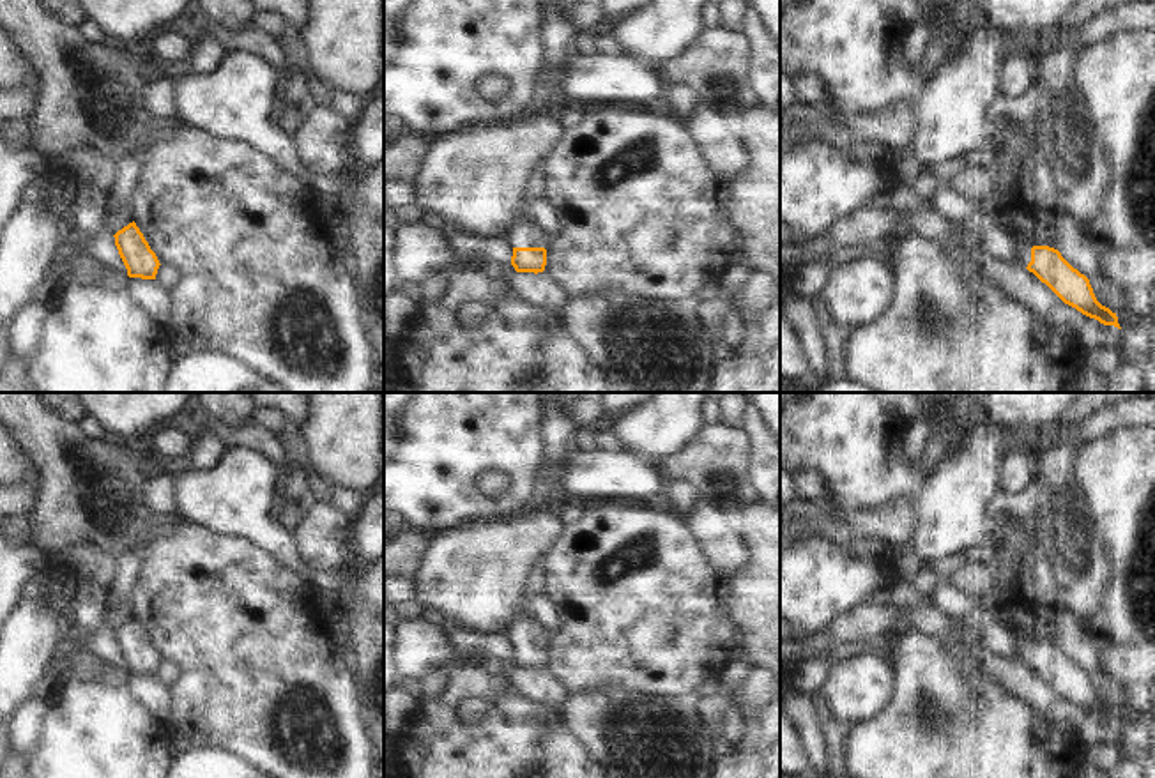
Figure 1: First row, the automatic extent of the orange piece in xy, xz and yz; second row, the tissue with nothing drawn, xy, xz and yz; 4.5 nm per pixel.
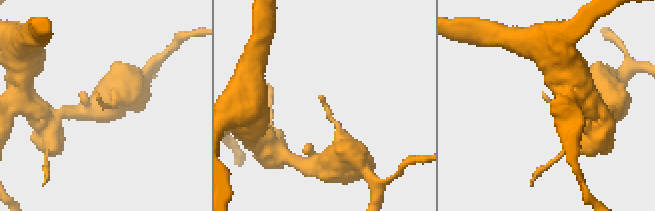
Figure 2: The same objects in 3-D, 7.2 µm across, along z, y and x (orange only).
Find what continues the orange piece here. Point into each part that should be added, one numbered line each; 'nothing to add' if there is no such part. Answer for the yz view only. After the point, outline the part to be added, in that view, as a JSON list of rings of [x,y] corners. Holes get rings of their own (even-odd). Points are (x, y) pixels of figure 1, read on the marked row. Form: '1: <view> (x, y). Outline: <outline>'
1: yz (1024, 248). Outline: [[[1012,237],[1012,239],[1015,239],[1017,244],[1019,244],[1022,267],[1028,267],[1028,263],[1031,262],[1031,248],[1033,248],[1031,242],[1026,242],[1026,240],[1019,239],[1019,237]]]

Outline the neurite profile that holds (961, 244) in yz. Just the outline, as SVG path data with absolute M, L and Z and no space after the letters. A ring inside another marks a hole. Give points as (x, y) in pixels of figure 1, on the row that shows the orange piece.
M953 223L952 233L943 237L945 253L960 269L980 271L978 260L973 256L976 249L985 249L983 240L966 225Z

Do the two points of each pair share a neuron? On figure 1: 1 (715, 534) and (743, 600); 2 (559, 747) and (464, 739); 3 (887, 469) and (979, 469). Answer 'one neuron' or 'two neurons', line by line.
1: two neurons
2: one neuron
3: one neuron

